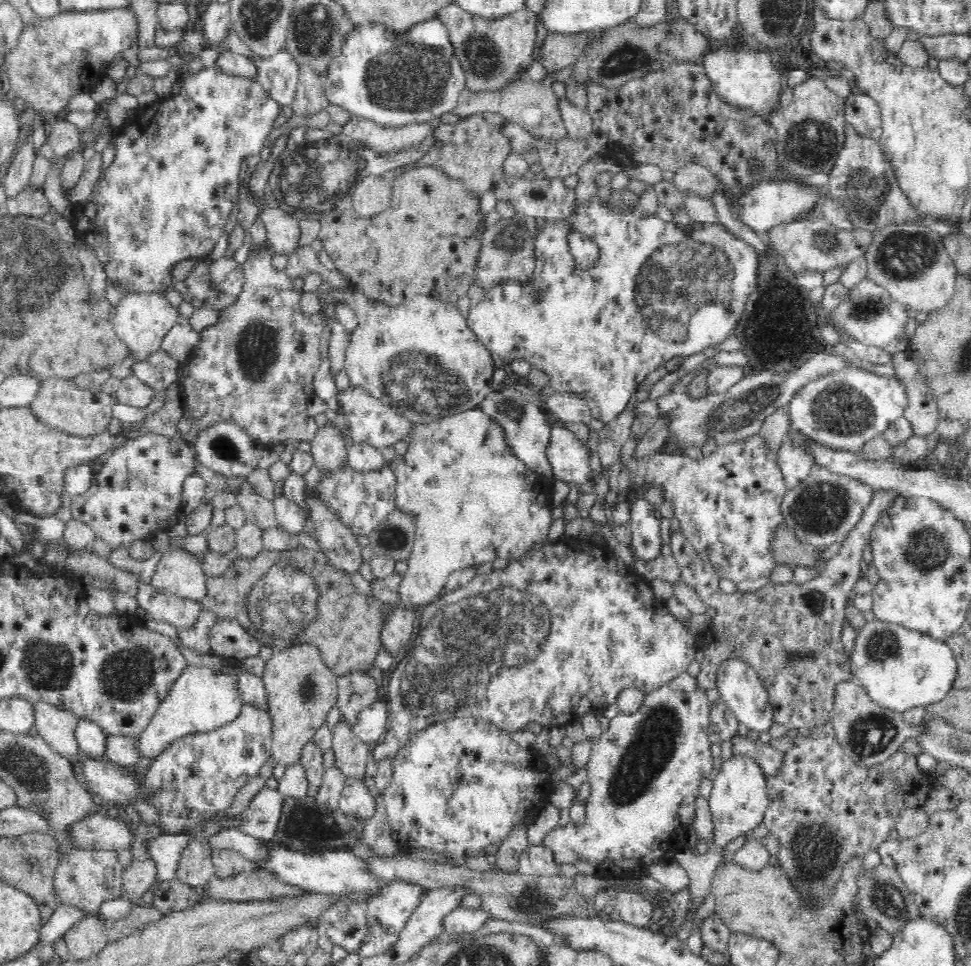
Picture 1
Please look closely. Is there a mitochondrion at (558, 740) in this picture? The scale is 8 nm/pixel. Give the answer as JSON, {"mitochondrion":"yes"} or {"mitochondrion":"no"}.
{"mitochondrion":"no"}

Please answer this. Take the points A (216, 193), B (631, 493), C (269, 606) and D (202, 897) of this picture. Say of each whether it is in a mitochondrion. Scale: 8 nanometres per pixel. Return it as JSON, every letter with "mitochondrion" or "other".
{"A":"other","B":"other","C":"mitochondrion","D":"other"}

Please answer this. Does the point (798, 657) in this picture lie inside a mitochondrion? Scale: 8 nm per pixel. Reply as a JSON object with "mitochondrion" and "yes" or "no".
{"mitochondrion":"yes"}

